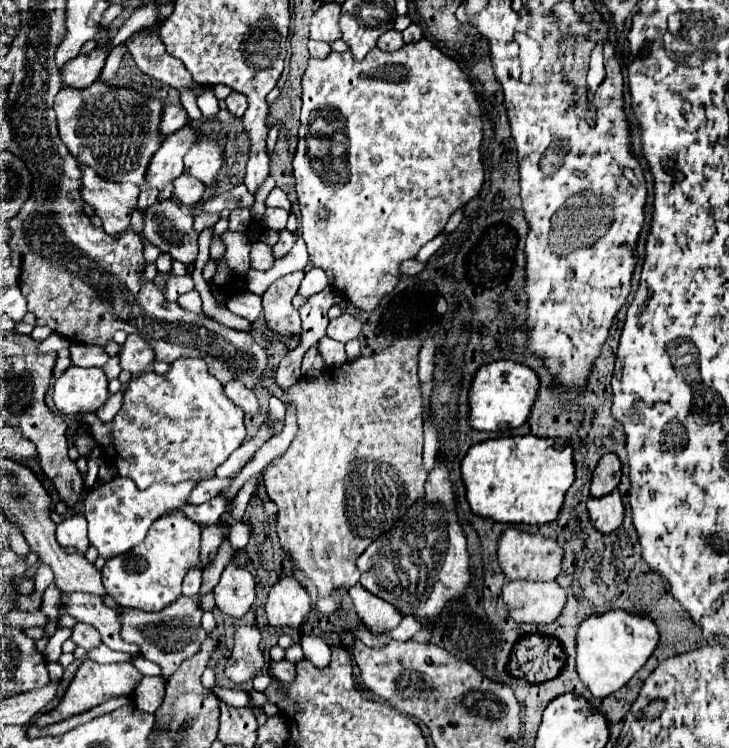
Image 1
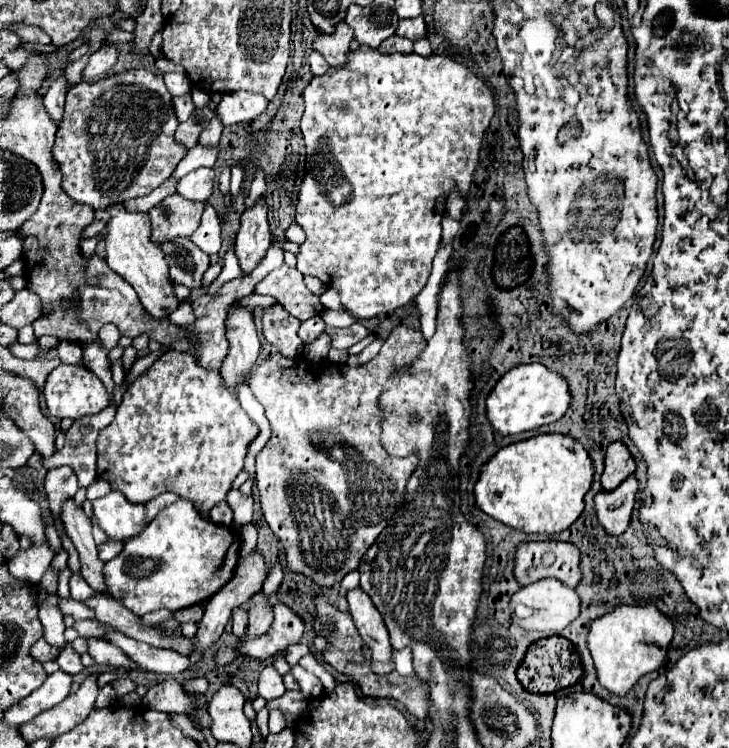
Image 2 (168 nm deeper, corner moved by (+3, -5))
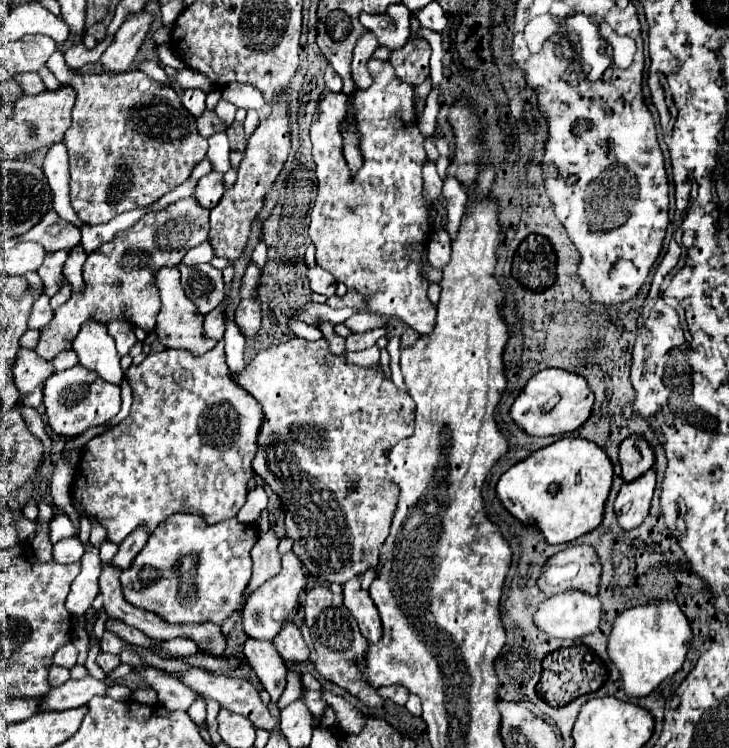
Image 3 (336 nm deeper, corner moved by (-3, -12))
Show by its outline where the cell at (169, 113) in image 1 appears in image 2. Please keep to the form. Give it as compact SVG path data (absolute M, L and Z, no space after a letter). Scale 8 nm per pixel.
M190 93L182 95L182 97L174 97L172 103L174 103L174 113L176 113L176 117L178 117L180 123L186 121L190 117L190 113L194 111L194 103L190 99Z

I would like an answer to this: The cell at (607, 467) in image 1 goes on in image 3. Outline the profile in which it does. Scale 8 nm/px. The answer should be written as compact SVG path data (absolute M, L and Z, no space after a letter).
M628 436L620 444L620 464L622 464L622 476L626 482L632 482L640 478L646 470L650 470L656 462L654 450L642 436Z

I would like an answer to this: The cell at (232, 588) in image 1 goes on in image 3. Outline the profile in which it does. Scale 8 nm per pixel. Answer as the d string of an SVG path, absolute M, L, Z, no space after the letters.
M248 638L244 646L244 656L252 670L256 672L258 680L262 682L264 690L270 694L270 700L277 705L280 694L286 688L288 668L286 662L280 658L278 650L274 648L272 640L254 640Z

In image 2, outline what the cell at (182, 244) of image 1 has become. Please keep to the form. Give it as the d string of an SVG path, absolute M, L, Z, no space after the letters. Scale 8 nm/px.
M180 237L176 241L164 241L160 249L168 257L170 277L176 283L186 287L198 287L202 283L202 273L208 269L210 261L208 255L192 243L192 239Z

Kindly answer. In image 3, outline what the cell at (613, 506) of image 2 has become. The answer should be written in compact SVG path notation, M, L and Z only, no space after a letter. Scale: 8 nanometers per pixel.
M648 470L638 480L624 482L622 490L616 498L616 514L618 522L624 530L638 528L648 516L652 494L656 488L656 470Z

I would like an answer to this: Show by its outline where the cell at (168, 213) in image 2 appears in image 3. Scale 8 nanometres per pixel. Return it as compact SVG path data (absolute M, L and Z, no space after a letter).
M194 196L182 198L158 212L146 214L134 226L114 236L114 240L102 244L98 252L88 254L88 260L82 268L84 290L74 292L70 300L58 308L54 318L40 330L40 340L36 346L40 358L50 362L60 352L72 350L74 336L90 318L108 325L111 321L128 317L134 326L152 332L160 312L158 286L154 286L158 268L172 268L180 264L190 248L208 238L208 216L210 210L202 208Z

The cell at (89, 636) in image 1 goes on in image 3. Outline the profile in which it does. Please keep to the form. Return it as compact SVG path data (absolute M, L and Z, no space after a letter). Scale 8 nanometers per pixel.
M134 668L134 672L140 672L144 676L144 680L158 692L158 702L168 710L188 710L198 698L192 688L186 688L186 684L170 678L158 668Z

